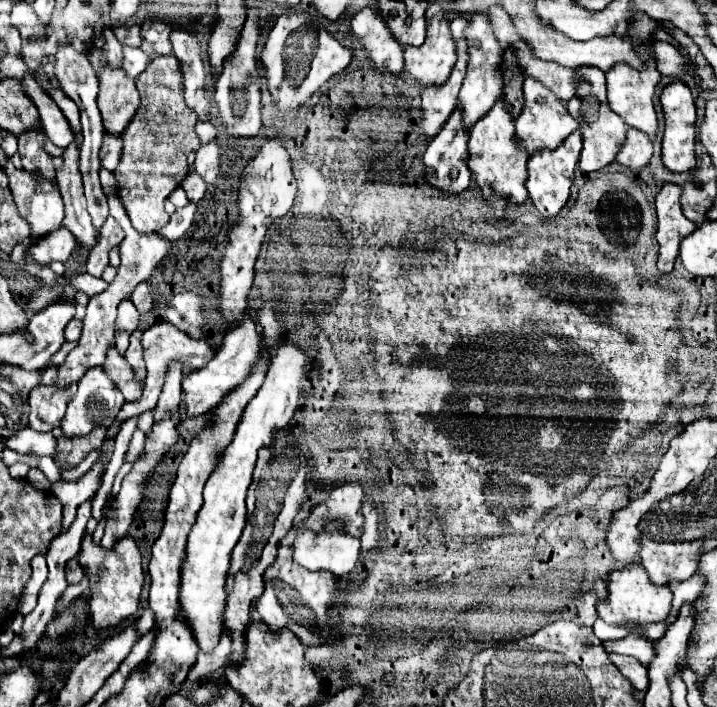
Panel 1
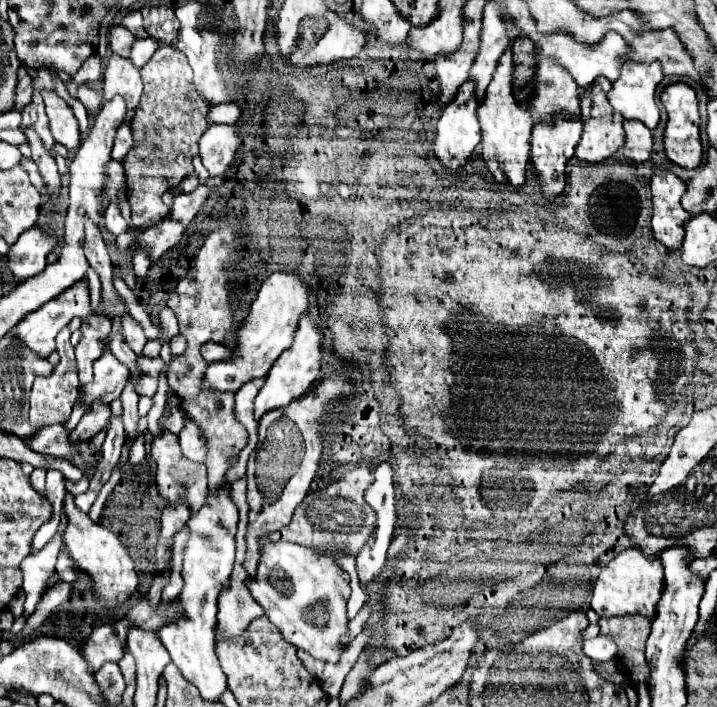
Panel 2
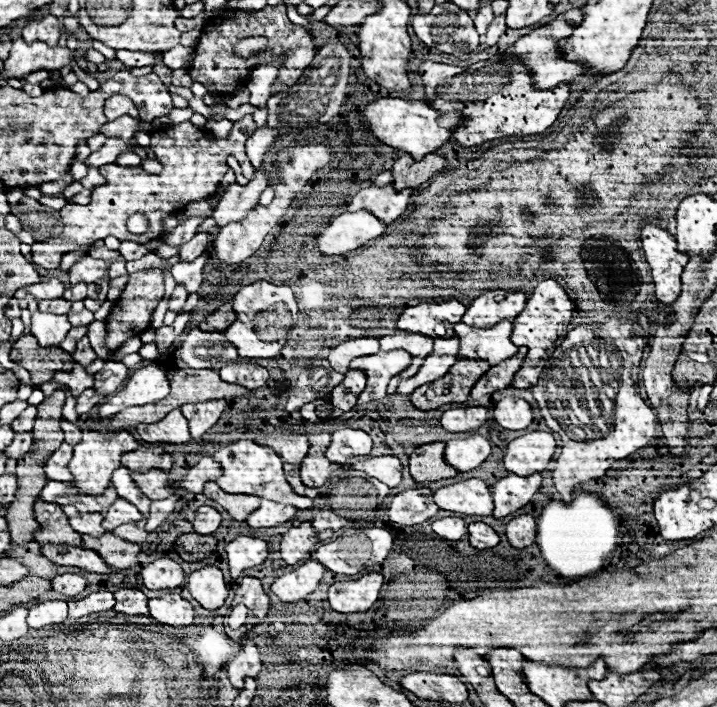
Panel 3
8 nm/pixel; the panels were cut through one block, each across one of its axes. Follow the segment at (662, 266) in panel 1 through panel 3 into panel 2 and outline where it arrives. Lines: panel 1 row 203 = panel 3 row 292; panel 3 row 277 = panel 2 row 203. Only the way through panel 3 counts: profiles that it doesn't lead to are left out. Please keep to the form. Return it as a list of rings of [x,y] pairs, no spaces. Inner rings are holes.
[[[662,170],[652,176],[650,188],[654,238],[668,248],[680,248],[684,240],[684,222],[690,218],[680,204],[686,184],[670,170]]]

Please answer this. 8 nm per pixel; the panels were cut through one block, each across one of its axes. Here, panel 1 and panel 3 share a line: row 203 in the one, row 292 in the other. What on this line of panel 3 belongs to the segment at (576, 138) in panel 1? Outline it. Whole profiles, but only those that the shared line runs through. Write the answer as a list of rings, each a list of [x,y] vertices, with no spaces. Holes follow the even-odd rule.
[[[546,278],[534,288],[532,296],[528,298],[526,308],[514,320],[514,332],[512,332],[514,344],[528,346],[528,356],[524,358],[524,364],[516,372],[516,378],[512,382],[514,388],[530,388],[538,382],[546,362],[554,354],[554,348],[560,344],[560,338],[566,336],[568,332],[568,324],[572,320],[572,308],[574,308],[572,300],[568,298],[564,288],[554,278]]]

